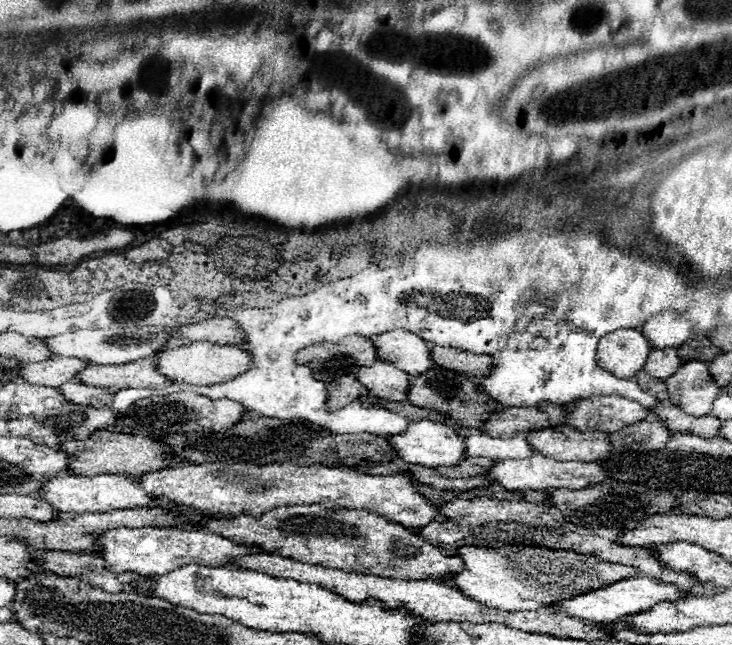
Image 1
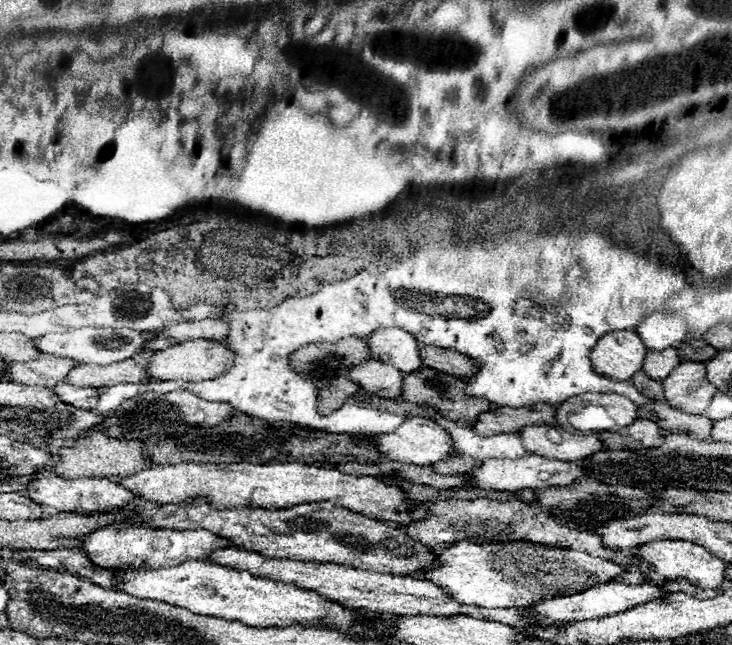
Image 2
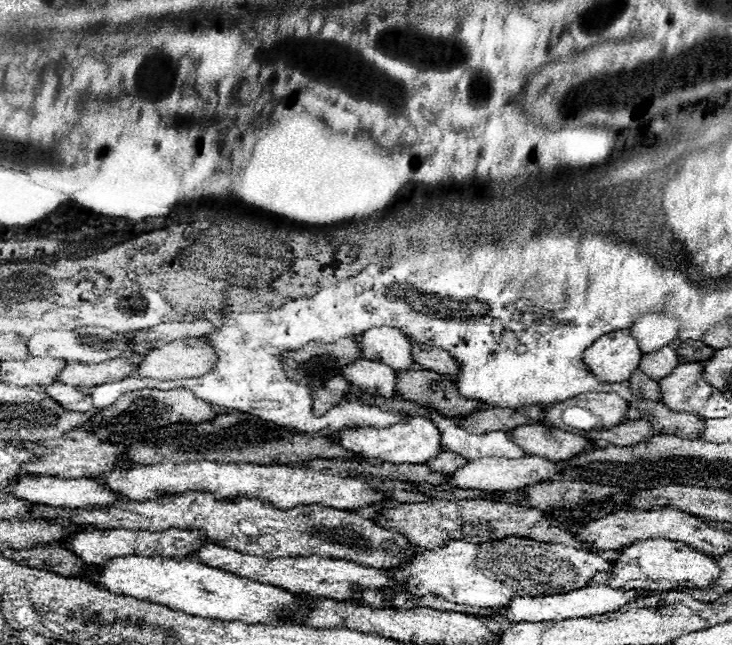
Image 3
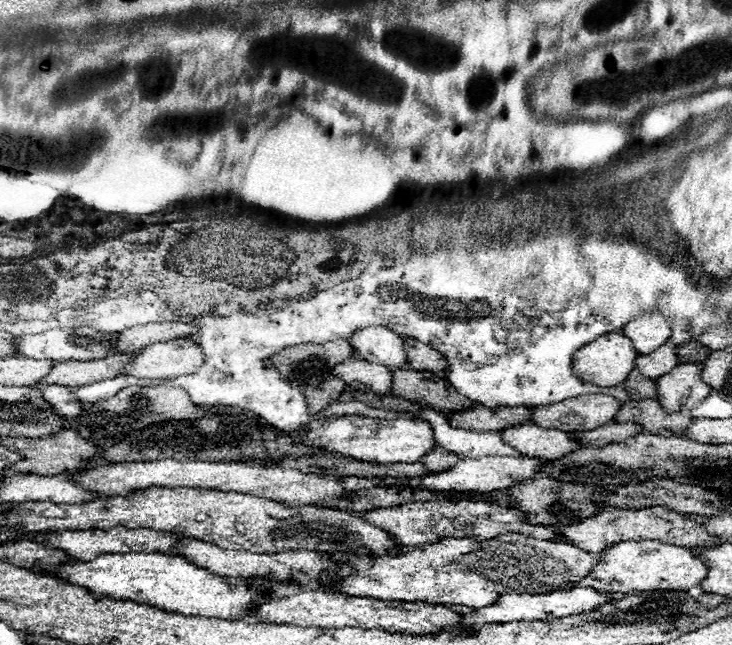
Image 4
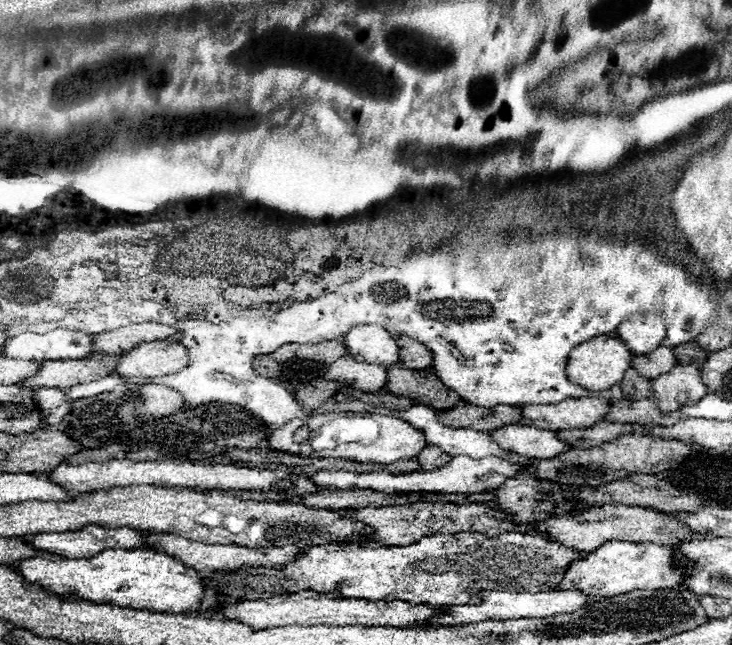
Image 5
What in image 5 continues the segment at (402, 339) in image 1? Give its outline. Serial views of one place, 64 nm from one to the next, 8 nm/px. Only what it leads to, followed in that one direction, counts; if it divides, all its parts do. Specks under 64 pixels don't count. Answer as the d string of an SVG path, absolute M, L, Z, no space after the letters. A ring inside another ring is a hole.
M358 324L350 328L344 334L344 346L348 350L348 356L358 359L358 362L382 362L384 366L390 366L390 362L398 362L398 344L390 332L386 332L380 326L368 326L368 324Z

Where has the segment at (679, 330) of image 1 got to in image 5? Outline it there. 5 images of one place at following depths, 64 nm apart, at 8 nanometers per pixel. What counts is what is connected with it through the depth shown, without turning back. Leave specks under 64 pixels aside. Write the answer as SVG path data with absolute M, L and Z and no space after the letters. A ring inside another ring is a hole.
M638 314L624 320L614 334L628 346L632 354L646 354L666 338L666 326L658 314Z

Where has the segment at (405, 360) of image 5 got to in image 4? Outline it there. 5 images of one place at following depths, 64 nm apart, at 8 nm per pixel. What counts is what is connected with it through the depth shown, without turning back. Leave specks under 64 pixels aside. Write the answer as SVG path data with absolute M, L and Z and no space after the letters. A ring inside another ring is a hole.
M404 338L404 350L406 350L408 366L414 366L414 370L440 372L446 368L446 360L440 356L438 350L432 350L430 346L426 346L414 338Z

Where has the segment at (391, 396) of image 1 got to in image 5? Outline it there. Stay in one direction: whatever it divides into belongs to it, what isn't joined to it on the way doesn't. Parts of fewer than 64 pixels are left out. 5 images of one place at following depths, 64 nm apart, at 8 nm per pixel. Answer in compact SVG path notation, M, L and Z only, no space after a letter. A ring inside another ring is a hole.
M342 356L328 366L322 378L336 380L340 384L352 384L362 392L378 392L386 386L386 366L366 364L350 356Z

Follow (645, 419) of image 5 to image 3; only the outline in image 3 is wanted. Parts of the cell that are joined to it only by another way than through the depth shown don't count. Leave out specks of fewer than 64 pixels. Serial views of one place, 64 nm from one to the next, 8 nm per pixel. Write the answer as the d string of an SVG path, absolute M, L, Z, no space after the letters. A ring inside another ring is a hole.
M639 400L630 402L626 410L626 420L646 420L654 428L654 432L664 434L682 434L688 438L698 438L698 430L702 430L702 418L686 412L672 412L662 402Z

